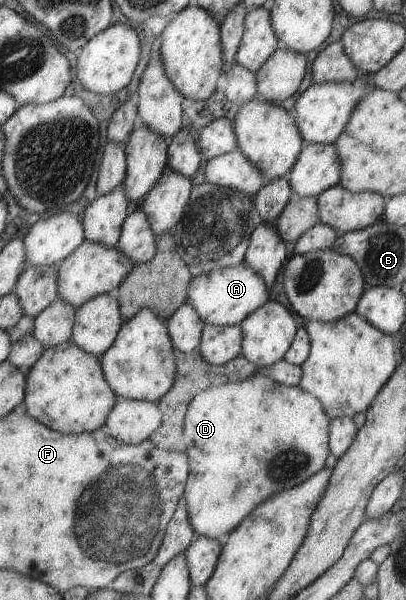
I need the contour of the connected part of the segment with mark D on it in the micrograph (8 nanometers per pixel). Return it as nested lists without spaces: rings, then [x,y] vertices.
[[[254,374],[241,382],[228,382],[223,385],[210,386],[199,391],[188,404],[183,417],[183,435],[182,441],[185,445],[184,452],[187,455],[189,472],[182,498],[184,498],[188,521],[195,531],[196,535],[209,538],[216,538],[222,541],[242,521],[245,515],[248,515],[260,502],[267,500],[272,494],[282,490],[290,489],[308,477],[313,476],[317,471],[324,467],[324,459],[329,453],[329,417],[322,409],[322,404],[311,393],[300,389],[300,386],[285,386],[276,383],[268,376]]]

